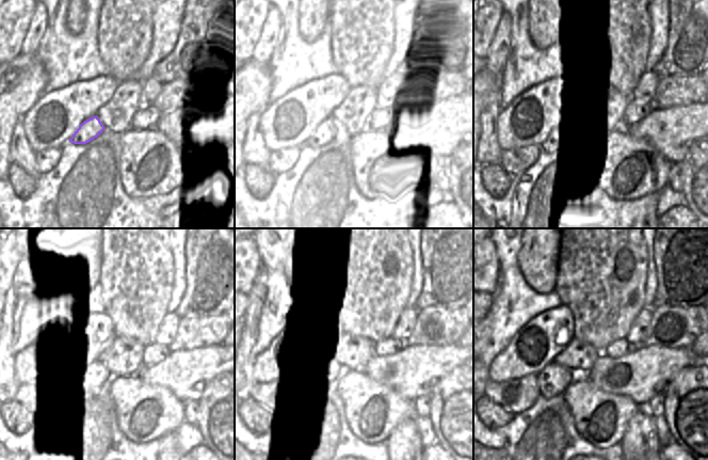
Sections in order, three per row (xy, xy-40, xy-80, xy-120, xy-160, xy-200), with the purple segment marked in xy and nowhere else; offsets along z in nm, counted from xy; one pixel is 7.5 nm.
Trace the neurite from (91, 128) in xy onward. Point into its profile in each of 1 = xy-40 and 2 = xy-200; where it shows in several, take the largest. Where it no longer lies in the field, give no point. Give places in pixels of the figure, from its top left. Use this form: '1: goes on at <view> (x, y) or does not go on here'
1: goes on at xy-40 (325, 132)
2: goes on at xy-200 (552, 381)

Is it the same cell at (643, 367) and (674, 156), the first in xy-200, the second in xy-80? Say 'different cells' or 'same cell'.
same cell

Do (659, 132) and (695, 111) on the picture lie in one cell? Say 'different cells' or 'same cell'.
same cell

